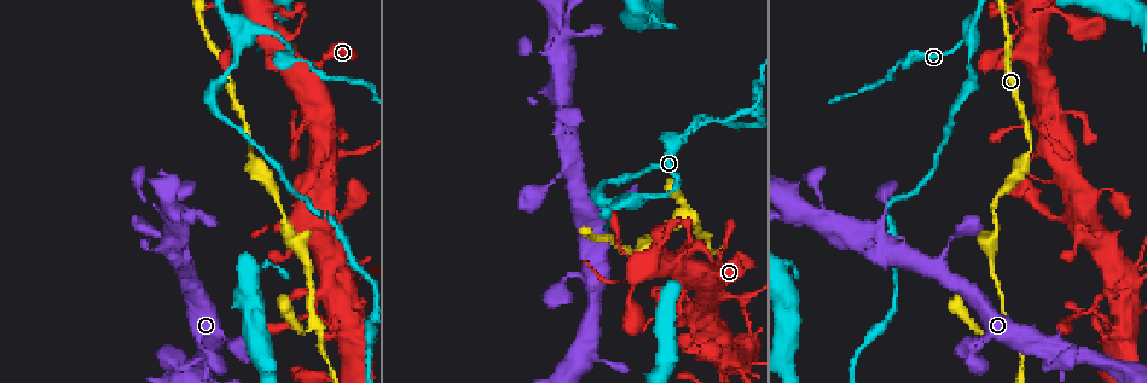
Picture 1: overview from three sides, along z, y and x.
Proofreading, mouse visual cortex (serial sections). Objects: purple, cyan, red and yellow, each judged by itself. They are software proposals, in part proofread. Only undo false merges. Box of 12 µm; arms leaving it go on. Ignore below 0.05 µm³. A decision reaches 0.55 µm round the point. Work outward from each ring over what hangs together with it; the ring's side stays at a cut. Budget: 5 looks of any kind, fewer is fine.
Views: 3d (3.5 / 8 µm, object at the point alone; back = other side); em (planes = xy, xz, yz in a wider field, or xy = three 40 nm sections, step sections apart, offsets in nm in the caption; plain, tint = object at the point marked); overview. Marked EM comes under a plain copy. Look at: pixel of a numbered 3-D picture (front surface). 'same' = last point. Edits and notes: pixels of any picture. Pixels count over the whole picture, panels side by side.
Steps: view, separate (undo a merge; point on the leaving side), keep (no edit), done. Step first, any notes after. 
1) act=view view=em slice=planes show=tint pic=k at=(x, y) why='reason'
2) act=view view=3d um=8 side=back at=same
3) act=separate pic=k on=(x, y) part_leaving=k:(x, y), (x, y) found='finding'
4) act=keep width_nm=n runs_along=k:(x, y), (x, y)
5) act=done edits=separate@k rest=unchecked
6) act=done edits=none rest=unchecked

act=view view=3d um=3.5 pic=1 at=(638, 197) why='arms part here'

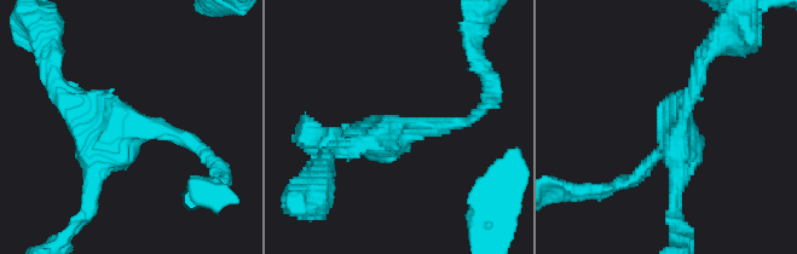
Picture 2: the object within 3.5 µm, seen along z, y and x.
act=view view=em slice=xy step=5 show=tint pic=2 at=(396, 132) why='now the EM'

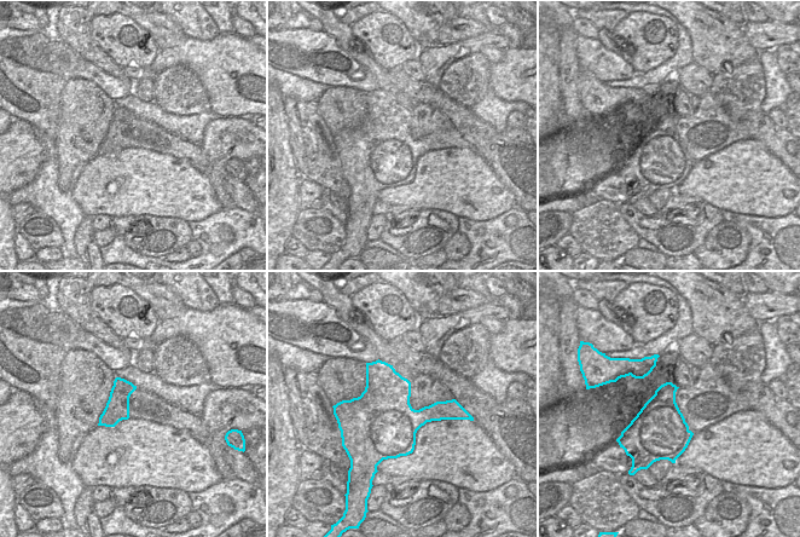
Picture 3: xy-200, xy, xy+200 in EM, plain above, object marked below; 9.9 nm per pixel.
act=keep runs_along=2:(471, 120), (382, 140), (363, 134) found='one cell here'

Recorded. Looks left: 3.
act=view view=3d um=3.5 pic=1 at=(807, 216) why='small branch off a trunk'

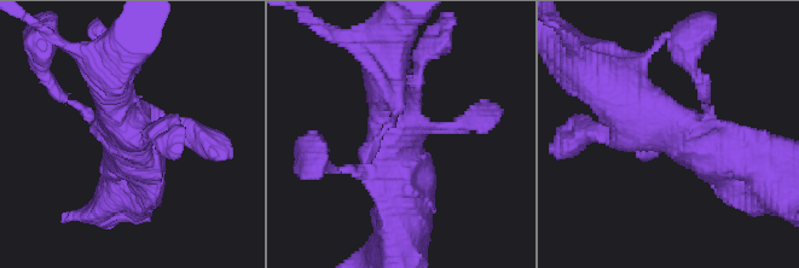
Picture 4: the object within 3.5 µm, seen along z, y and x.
act=view view=em slice=xy step=2 show=tint pic=4 at=(419, 126) why='shape alone is not enough'

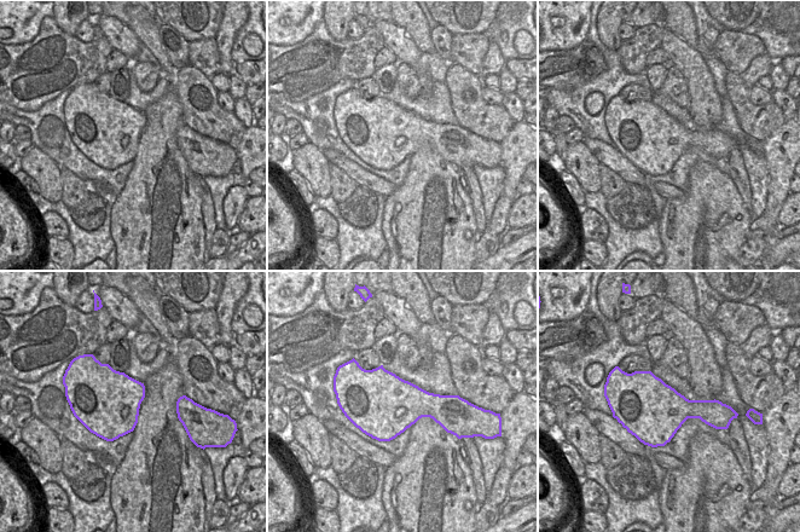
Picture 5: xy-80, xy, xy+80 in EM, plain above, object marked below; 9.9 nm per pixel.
act=keep runs_along=4:(736, 155), (603, 88) found='all the same cell'

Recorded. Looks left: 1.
act=done edits=none rest=unchecked

